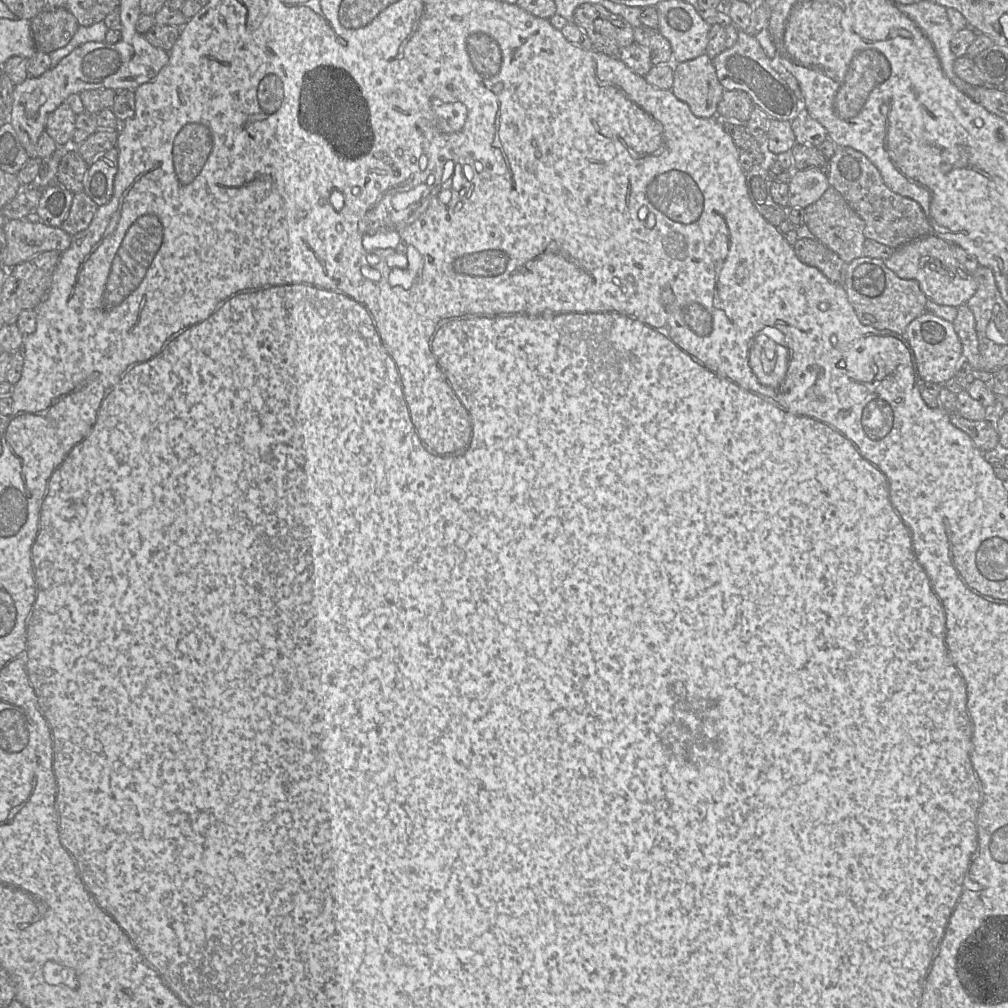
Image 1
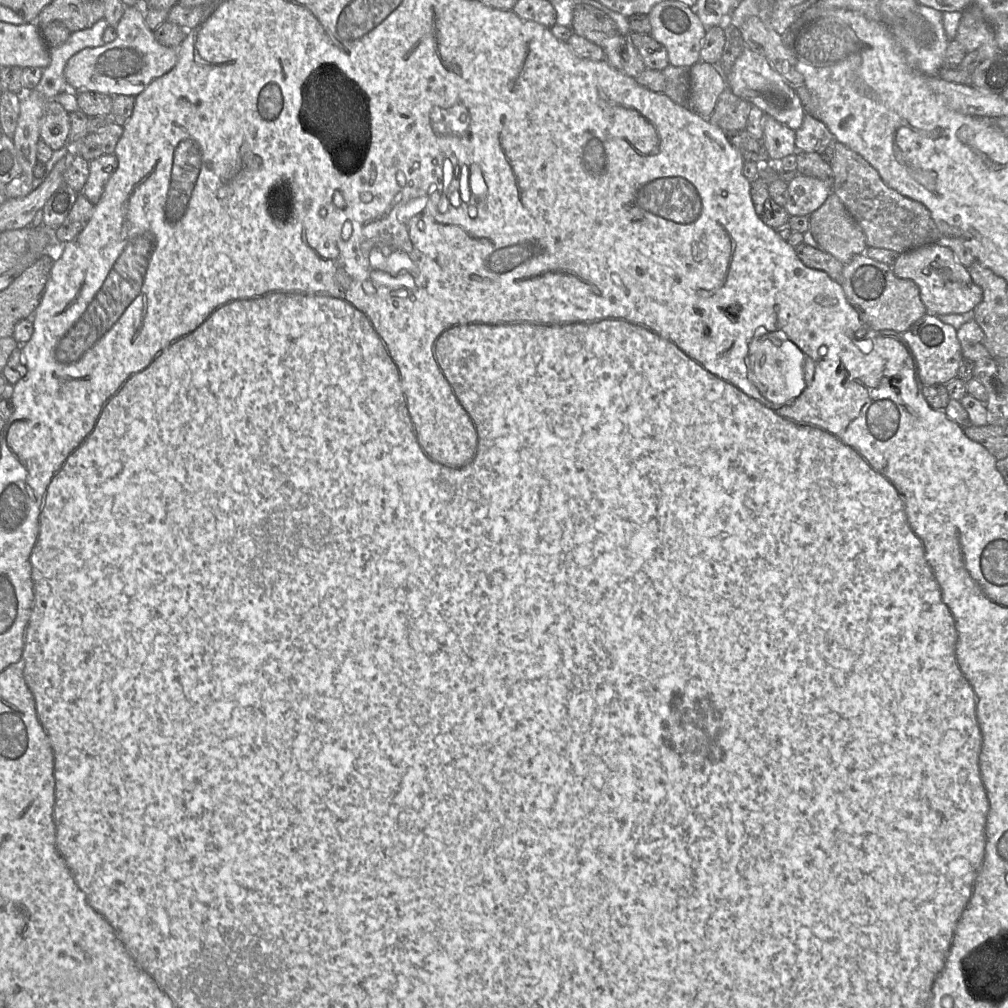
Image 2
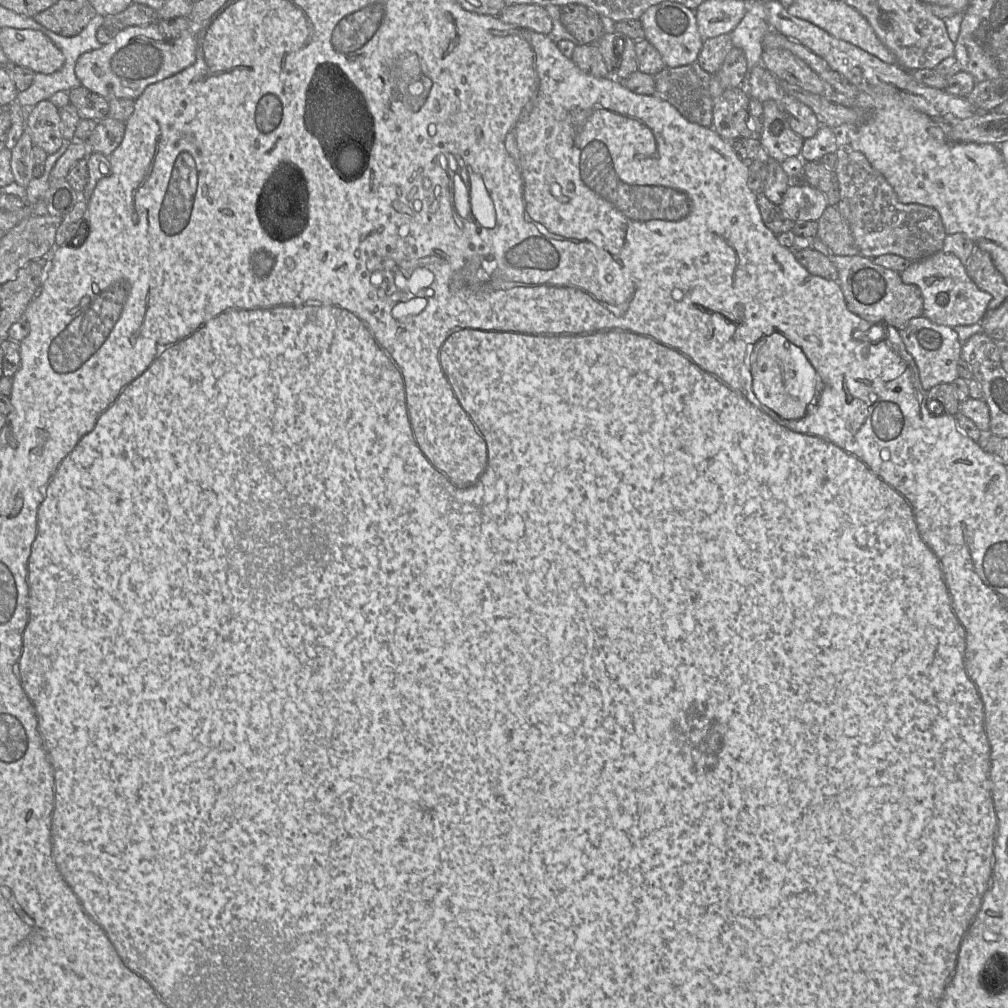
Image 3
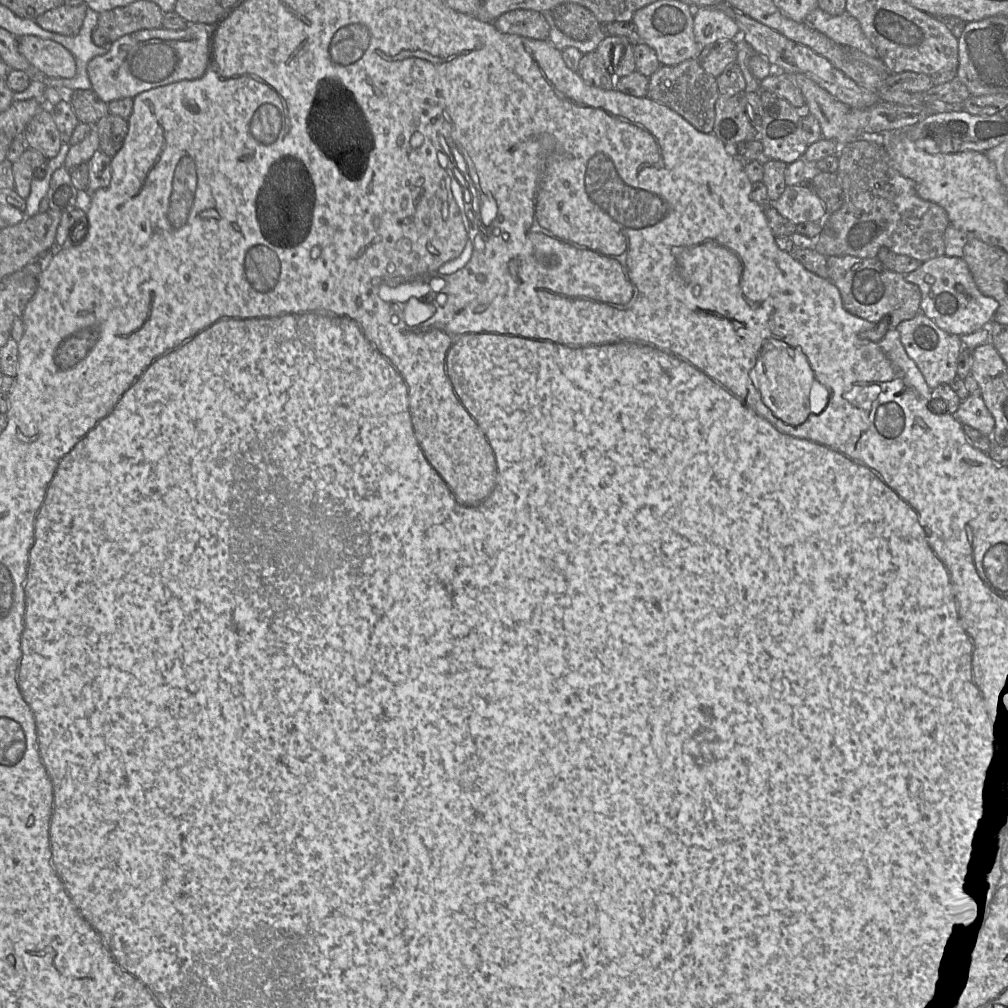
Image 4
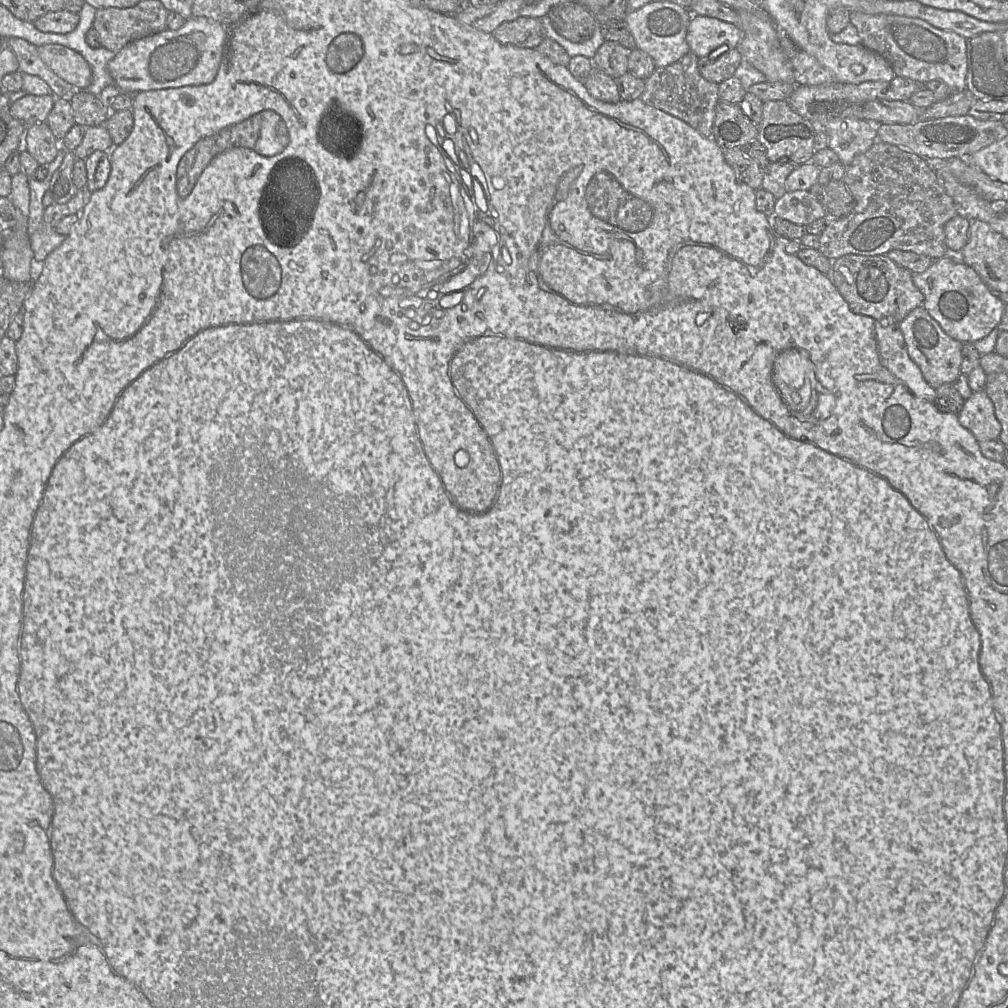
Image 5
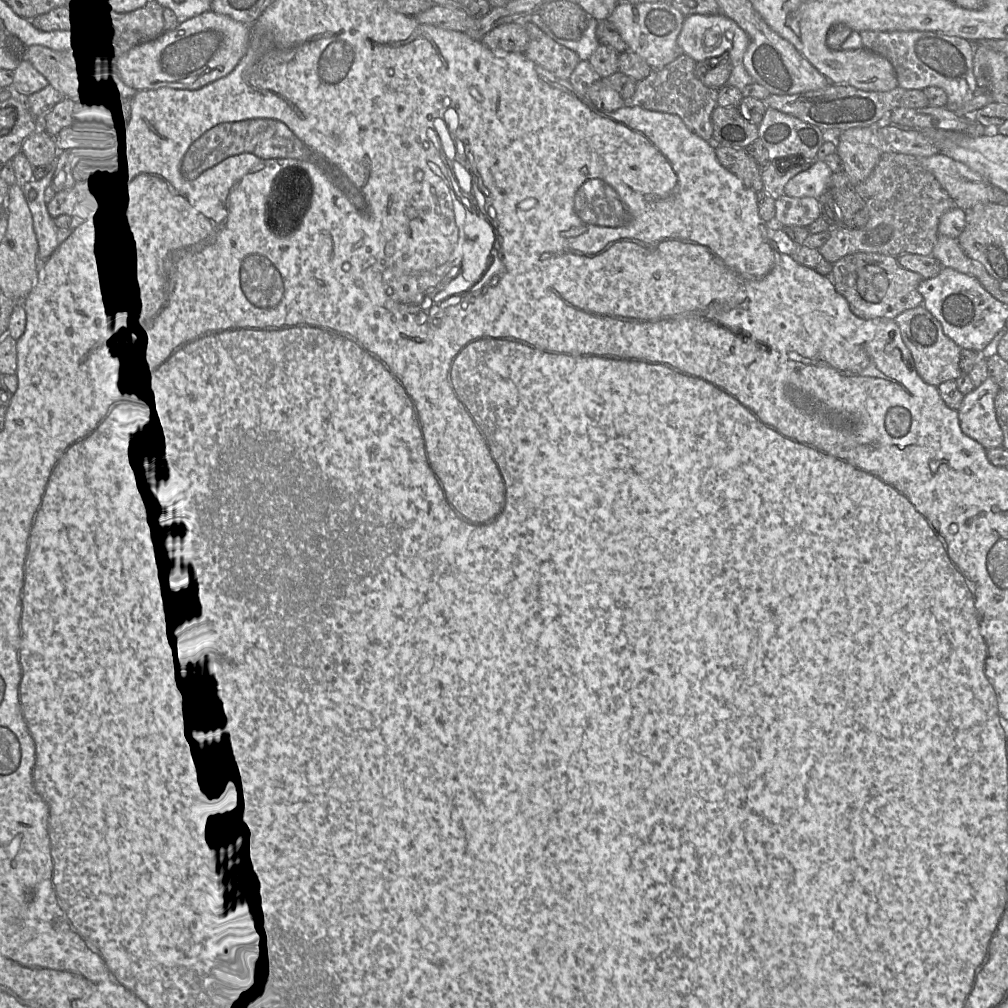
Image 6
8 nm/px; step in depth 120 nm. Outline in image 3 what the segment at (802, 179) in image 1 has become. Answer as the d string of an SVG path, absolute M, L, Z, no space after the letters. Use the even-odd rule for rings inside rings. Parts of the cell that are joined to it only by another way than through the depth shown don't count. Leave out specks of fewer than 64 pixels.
M792 184L787 188L780 208L793 221L817 221L828 206L826 196L809 184Z

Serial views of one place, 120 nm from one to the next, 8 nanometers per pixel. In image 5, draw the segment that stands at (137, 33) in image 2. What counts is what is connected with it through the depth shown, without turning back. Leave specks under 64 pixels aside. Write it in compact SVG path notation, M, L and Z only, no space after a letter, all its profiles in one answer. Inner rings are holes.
M190 17L177 30L164 30L128 44L107 65L113 84L100 93L102 103L110 109L119 94L211 83L219 70L227 32L228 27L216 21Z

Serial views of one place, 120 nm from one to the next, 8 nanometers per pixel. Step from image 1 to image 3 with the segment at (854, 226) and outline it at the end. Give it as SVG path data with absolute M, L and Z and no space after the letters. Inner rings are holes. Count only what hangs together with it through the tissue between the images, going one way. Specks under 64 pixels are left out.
M828 205L817 220L817 238L832 255L858 255L848 222L838 209L838 205Z

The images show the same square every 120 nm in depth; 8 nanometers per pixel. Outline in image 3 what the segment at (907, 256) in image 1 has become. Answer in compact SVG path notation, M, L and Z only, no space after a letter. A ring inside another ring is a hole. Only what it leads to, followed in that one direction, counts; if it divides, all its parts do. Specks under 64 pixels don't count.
M942 250L911 262L900 274L906 284L916 285L922 294L923 316L935 324L956 327L977 324L983 318L992 296L980 290L968 276L965 265L953 254Z

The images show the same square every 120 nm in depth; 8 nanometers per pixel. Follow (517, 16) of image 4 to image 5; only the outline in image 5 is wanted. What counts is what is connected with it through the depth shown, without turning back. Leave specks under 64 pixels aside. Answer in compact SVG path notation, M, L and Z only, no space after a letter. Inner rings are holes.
M519 17L500 24L491 32L492 37L505 46L536 48L546 37L538 18Z

